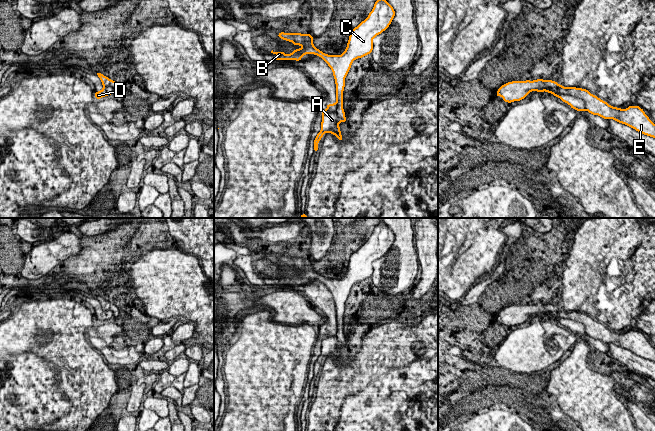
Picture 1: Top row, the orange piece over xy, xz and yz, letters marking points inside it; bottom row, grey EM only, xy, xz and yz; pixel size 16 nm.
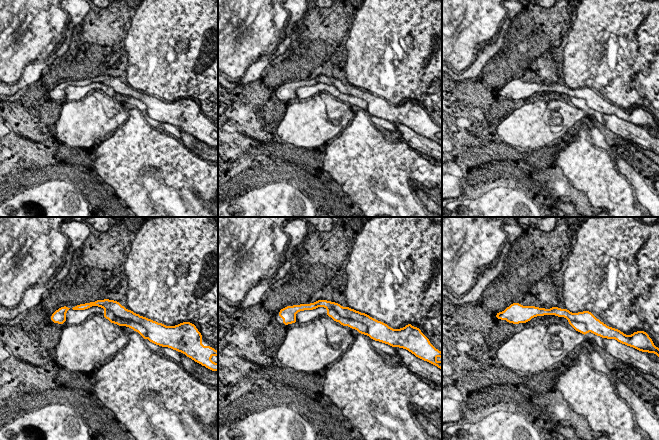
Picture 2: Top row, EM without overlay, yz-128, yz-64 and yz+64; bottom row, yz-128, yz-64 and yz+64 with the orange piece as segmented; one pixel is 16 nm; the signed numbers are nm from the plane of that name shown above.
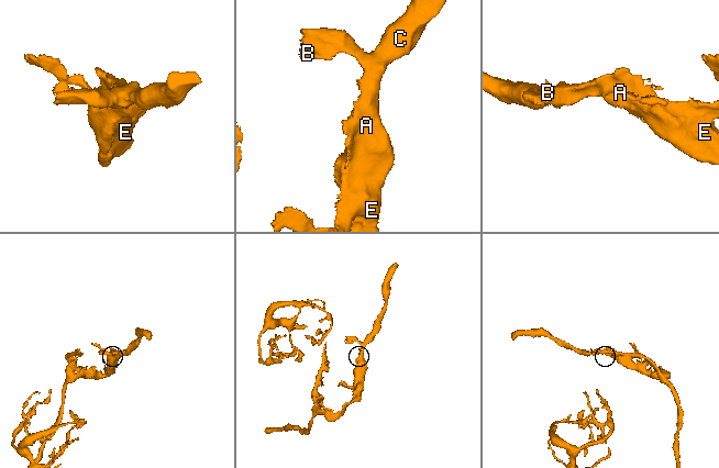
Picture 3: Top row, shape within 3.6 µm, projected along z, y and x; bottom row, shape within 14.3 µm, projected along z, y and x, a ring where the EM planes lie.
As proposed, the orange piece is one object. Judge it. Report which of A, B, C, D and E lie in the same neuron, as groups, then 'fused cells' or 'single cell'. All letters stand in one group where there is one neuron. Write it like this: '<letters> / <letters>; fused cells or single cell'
A B C E / D; fused cells

